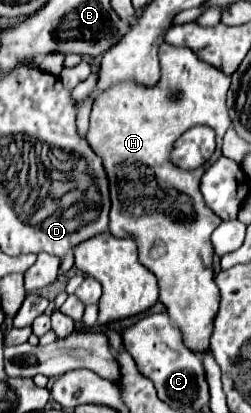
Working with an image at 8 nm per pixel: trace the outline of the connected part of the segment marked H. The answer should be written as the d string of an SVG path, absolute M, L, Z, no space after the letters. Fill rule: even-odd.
M162 44L158 56L162 68L160 86L144 90L142 86L126 82L124 86L114 86L100 94L92 106L86 140L102 158L108 176L112 200L110 232L116 238L136 240L140 262L158 278L160 302L166 306L176 326L180 326L186 346L200 352L208 350L212 312L216 314L216 306L220 304L220 292L214 284L214 248L210 236L222 224L220 216L216 216L202 198L200 178L208 166L222 156L222 136L230 128L226 108L230 76L198 60L186 46ZM198 124L214 128L218 142L216 152L204 168L174 168L176 172L172 172L172 168L168 168L172 144L188 128Z

